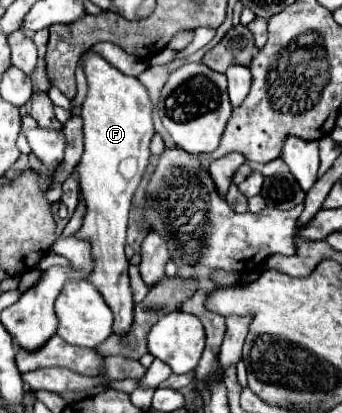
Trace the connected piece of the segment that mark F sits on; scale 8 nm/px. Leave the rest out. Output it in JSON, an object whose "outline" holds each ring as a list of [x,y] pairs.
{"outline":[[[86,50],[80,56],[80,64],[88,80],[88,94],[82,104],[84,154],[76,166],[76,174],[80,180],[86,214],[76,236],[90,244],[94,256],[94,268],[86,280],[94,284],[94,288],[98,288],[98,292],[114,312],[114,334],[126,334],[130,332],[130,324],[134,320],[134,300],[130,296],[128,278],[130,264],[124,256],[126,220],[130,200],[150,160],[148,146],[154,136],[152,104],[146,88],[138,78],[122,74],[120,70],[110,66],[98,52]]]}

